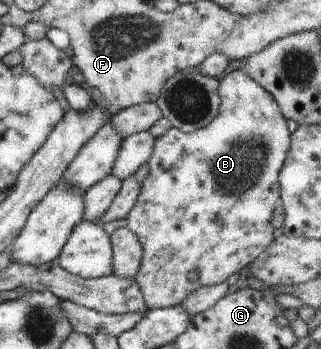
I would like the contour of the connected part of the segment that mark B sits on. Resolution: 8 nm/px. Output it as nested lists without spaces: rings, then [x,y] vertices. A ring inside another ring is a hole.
[[[245,69],[235,70],[225,77],[218,79],[218,93],[220,97],[219,113],[211,123],[207,123],[203,129],[193,131],[193,133],[183,133],[179,129],[171,128],[165,132],[163,137],[155,140],[152,156],[149,158],[149,173],[141,184],[141,193],[134,202],[133,209],[127,214],[126,228],[137,236],[144,249],[143,259],[141,259],[141,267],[139,273],[135,277],[137,285],[143,294],[145,305],[148,309],[175,307],[185,301],[185,297],[192,291],[201,286],[219,285],[227,282],[227,279],[239,273],[243,268],[249,267],[273,243],[275,239],[274,227],[271,225],[271,218],[275,205],[280,201],[279,172],[287,159],[290,148],[290,133],[287,130],[287,121],[277,102],[270,93],[261,87],[257,81],[251,79]],[[191,271],[197,271],[198,279],[191,282],[188,274]]]

